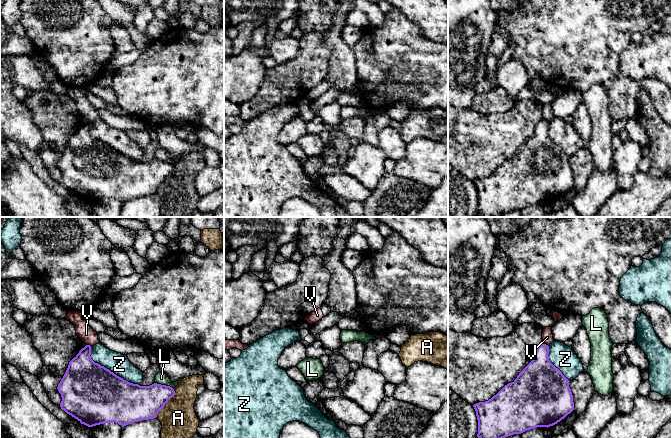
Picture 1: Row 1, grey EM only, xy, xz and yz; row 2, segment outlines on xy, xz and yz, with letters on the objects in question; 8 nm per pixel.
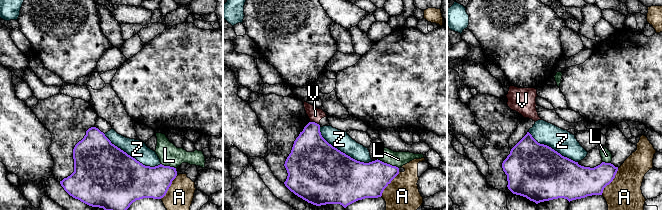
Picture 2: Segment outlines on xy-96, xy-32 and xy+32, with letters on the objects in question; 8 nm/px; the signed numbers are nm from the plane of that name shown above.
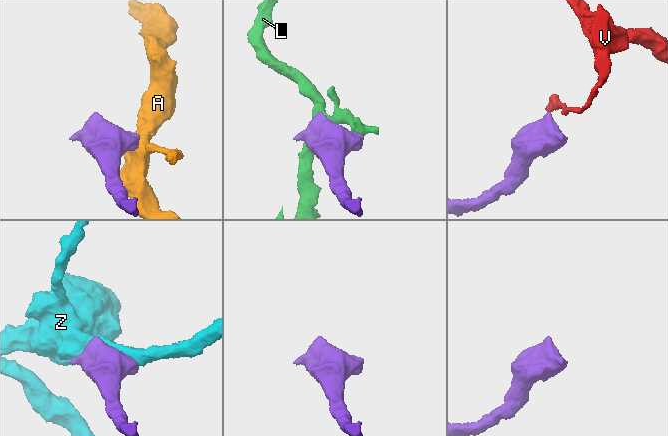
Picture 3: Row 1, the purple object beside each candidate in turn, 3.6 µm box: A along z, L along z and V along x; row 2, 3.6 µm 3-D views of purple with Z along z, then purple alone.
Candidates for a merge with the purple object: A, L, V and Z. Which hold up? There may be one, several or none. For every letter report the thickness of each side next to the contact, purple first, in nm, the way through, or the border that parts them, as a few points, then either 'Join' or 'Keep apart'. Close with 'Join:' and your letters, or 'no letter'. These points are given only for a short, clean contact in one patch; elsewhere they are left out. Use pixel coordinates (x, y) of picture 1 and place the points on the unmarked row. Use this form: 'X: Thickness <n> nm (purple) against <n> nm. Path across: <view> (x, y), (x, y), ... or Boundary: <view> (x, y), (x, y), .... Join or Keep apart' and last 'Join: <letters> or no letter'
A: Thickness 300 nm (purple) against 300 nm. Boundary: xy (174, 165), (174, 170), (155, 193). Keep apart
L: Thickness 280 nm (purple) against 100 nm. Boundary: xy (155, 158), (161, 161), (169, 161), (173, 165). Keep apart
V: Thickness 260 nm (purple) against 100 nm. Boundary: yz (543, 119), (548, 122). Keep apart
Z: Thickness 480 nm (purple) against 170 nm. Keep apart
Join: no letter

